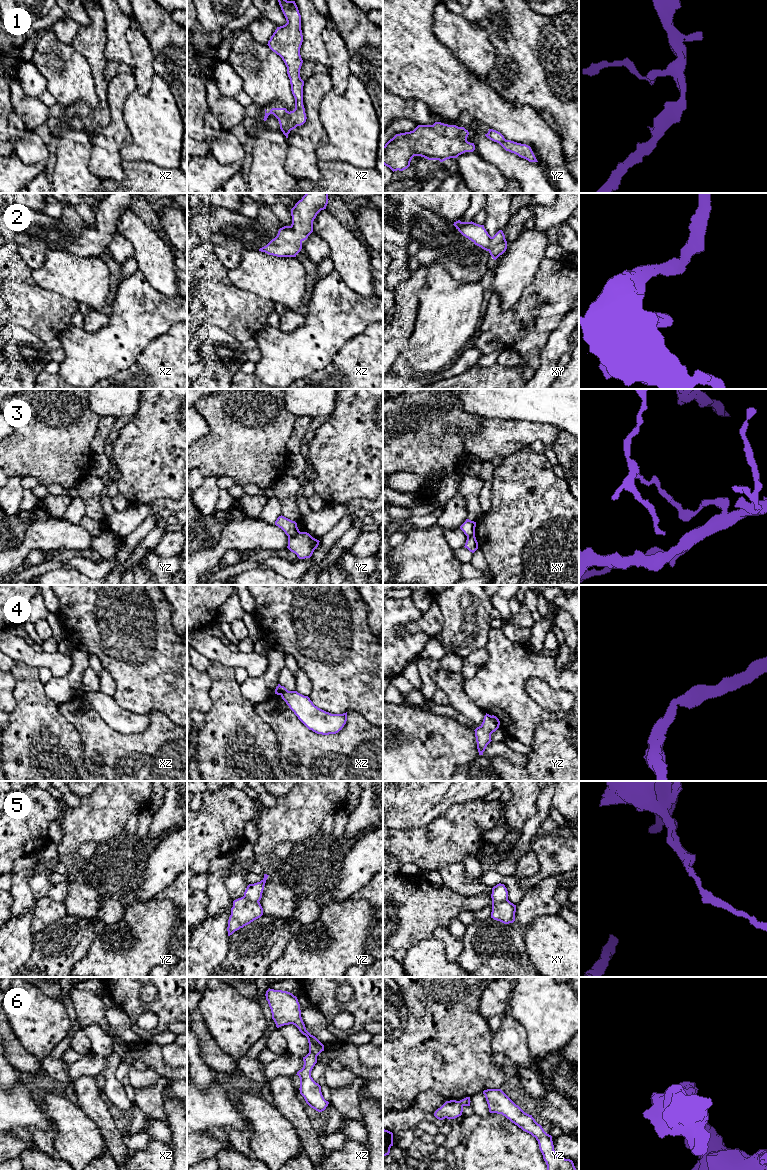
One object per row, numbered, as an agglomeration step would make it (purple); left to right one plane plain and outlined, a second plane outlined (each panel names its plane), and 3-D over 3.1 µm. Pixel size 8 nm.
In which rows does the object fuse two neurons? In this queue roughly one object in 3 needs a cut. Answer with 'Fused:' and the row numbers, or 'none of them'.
Fused: 3, 5, 6

